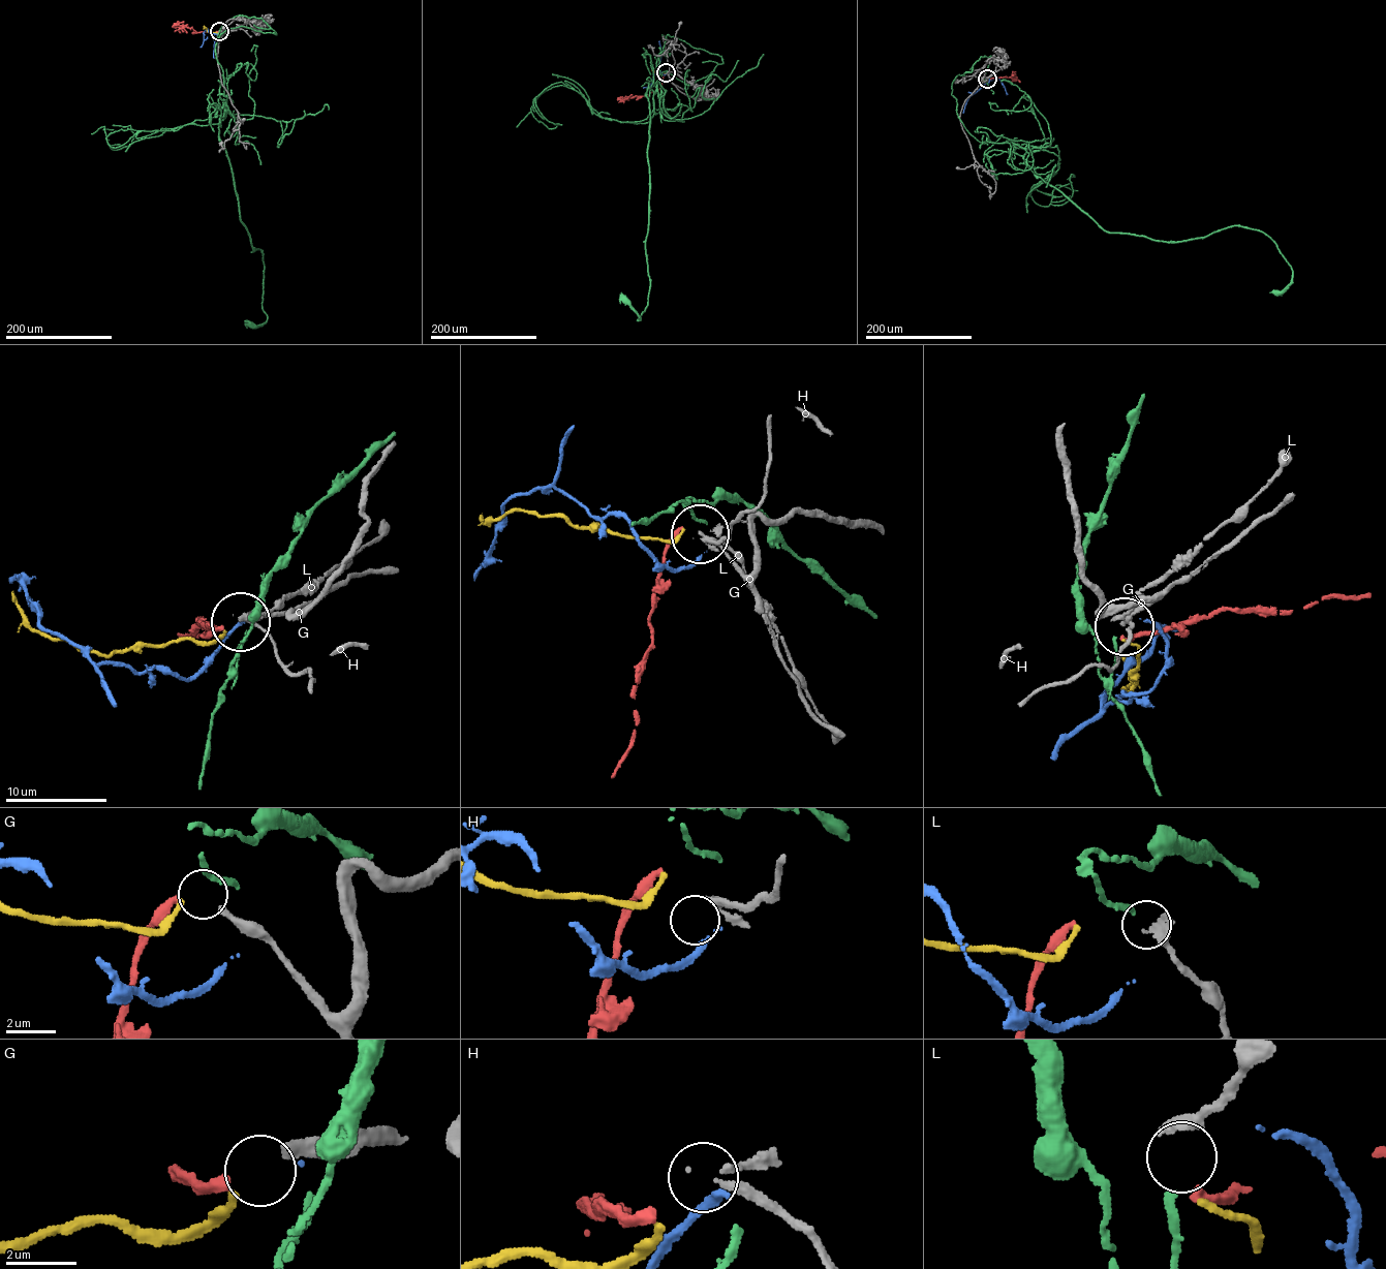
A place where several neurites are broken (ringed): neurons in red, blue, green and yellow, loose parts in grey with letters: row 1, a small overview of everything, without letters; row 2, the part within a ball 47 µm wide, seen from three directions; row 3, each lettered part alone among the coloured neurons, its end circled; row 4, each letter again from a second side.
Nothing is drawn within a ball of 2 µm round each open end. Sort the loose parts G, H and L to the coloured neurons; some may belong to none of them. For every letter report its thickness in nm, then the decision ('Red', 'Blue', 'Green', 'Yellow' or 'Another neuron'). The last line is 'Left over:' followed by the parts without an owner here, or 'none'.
G: Thickness 280 nm. Red
H: Thickness 190 nm. Another neuron
L: Thickness 260 nm. Green
Left over: H

